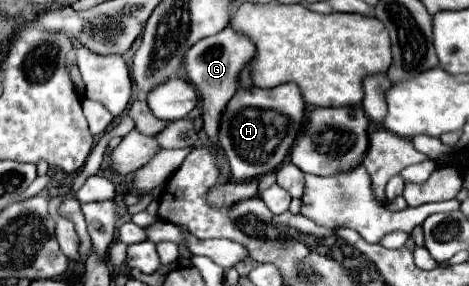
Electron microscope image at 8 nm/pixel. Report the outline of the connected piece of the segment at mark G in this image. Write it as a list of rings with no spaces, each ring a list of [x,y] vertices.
[[[228,25],[226,29],[222,29],[216,35],[204,37],[200,39],[196,45],[192,45],[186,55],[184,55],[184,71],[186,77],[190,79],[190,83],[196,87],[200,99],[202,99],[202,119],[204,119],[204,131],[210,137],[212,145],[218,145],[216,141],[216,129],[218,129],[218,119],[220,119],[220,109],[224,109],[224,105],[232,99],[232,95],[236,93],[238,87],[238,77],[240,77],[240,69],[248,63],[248,59],[254,57],[254,45],[232,31],[232,27]]]

